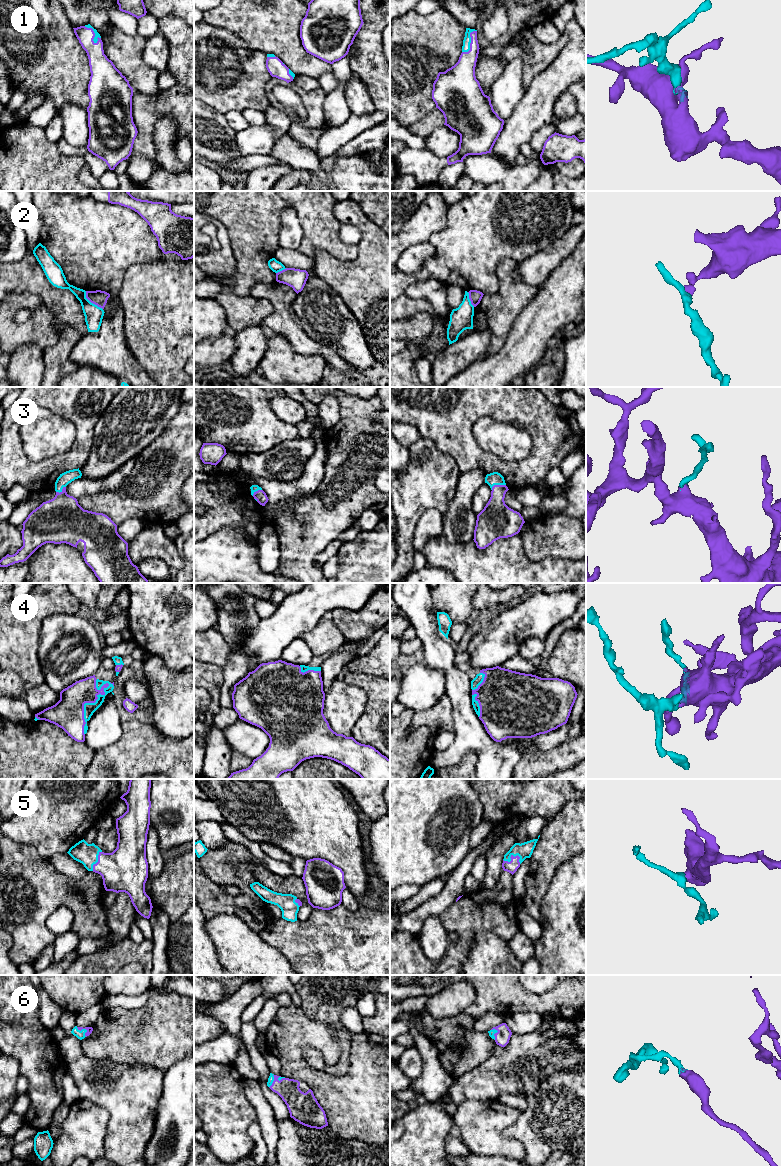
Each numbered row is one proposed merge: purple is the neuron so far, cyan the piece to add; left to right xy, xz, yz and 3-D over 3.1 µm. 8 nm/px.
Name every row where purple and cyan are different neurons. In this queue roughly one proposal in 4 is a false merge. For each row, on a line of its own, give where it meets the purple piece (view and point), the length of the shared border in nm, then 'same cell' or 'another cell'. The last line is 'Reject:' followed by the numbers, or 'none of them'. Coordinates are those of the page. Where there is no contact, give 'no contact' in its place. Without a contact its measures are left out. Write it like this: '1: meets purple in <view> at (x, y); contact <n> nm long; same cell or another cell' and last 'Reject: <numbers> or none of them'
1: meets purple in xy at (93, 32); contact 170 nm long; same cell
2: meets purple in xy at (91, 302); contact 200 nm long; another cell
3: meets purple in yz at (497, 485); contact 130 nm long; same cell
4: meets purple in xy at (86, 702); contact 480 nm long; same cell
5: meets purple in yz at (510, 857); contact 150 nm long; same cell
6: meets purple in xy at (84, 1028); contact 120 nm long; same cell
Reject: 2

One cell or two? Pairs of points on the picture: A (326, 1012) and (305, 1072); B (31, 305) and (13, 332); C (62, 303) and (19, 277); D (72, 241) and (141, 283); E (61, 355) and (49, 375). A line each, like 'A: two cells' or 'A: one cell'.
A: two cells
B: one cell
C: one cell
D: two cells
E: one cell

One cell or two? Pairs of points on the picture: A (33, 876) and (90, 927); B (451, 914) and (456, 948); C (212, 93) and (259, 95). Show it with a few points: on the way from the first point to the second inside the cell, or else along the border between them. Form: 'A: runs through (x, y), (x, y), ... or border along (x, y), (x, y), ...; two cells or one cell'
A: runs through (49, 889), (62, 891), (82, 911); one cell
B: runs through (459, 922), (462, 925), (462, 940); one cell
C: runs through (224, 93), (247, 93); one cell

